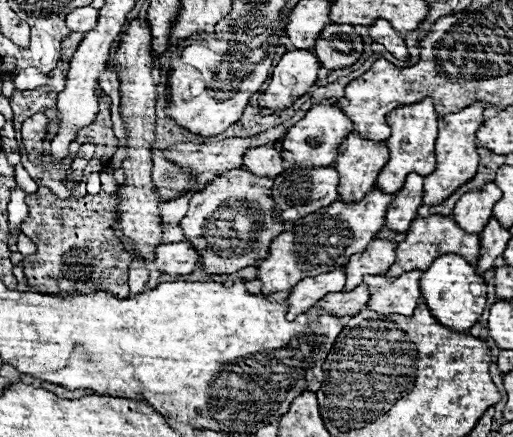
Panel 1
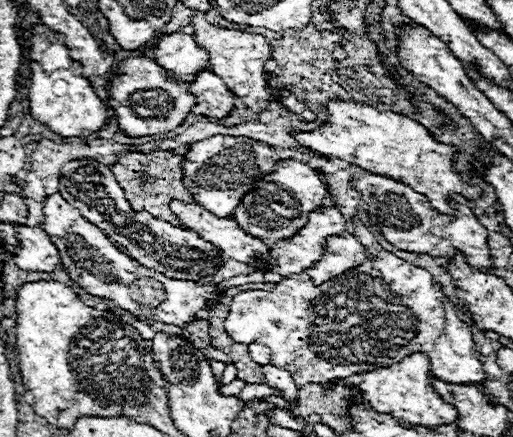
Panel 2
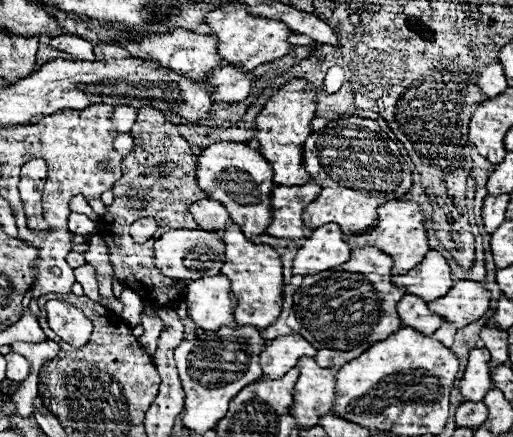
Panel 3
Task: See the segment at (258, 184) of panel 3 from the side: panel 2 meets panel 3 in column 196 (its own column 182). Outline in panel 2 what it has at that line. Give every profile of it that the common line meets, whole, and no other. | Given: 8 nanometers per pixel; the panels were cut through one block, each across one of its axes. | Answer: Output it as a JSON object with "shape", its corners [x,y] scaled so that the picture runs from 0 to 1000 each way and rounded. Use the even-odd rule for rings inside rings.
{"shape":[[[425,307],[425,311],[370,330],[370,343],[359,352],[355,416],[390,471],[405,476],[421,494],[452,494],[472,449],[487,439],[503,412],[534,394],[542,366],[546,357],[538,339],[530,334],[507,330],[476,311]]]}

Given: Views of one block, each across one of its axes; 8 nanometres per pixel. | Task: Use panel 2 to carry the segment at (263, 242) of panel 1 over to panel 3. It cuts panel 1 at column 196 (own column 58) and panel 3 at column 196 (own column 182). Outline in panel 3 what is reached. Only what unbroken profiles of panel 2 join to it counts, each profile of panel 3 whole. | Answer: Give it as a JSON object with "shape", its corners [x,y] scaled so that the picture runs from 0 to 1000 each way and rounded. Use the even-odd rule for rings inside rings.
{"shape":[[[433,627],[374,641],[366,650],[363,696],[366,696],[366,719],[374,737],[394,755],[421,755],[421,751],[433,751],[437,741],[456,741],[456,677],[448,664],[448,641]]]}

